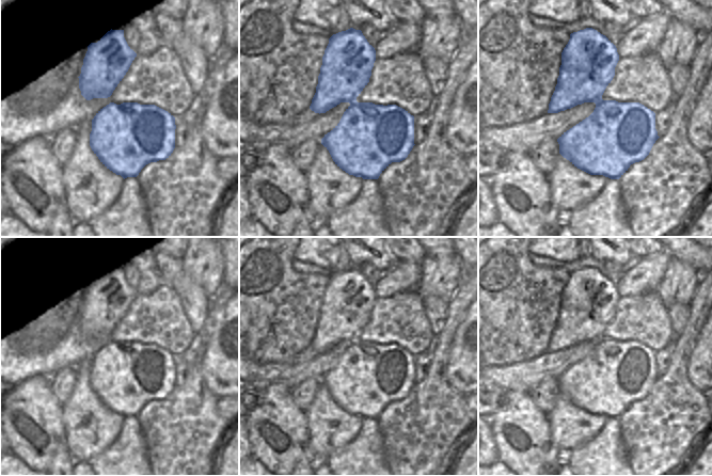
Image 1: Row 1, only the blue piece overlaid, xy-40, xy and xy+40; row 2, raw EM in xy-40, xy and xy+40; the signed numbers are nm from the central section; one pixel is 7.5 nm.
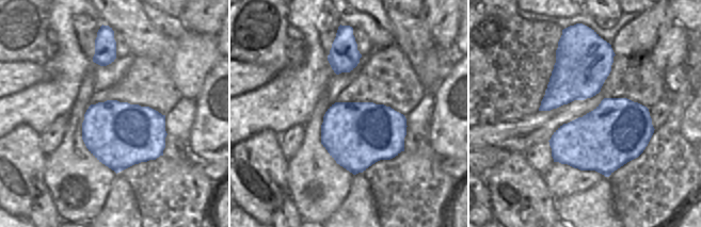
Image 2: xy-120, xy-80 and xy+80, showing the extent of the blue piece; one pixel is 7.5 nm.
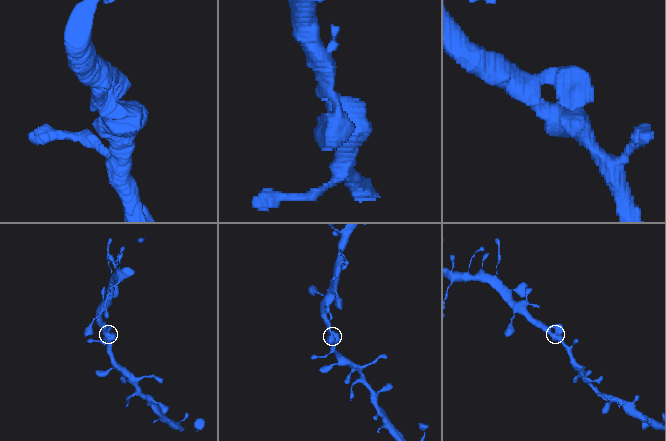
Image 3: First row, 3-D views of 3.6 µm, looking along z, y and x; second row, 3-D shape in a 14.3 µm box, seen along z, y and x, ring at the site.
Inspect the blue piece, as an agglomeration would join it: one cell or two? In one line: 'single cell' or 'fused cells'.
single cell

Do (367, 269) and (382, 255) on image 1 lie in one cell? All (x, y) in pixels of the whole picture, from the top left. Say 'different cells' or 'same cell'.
different cells

